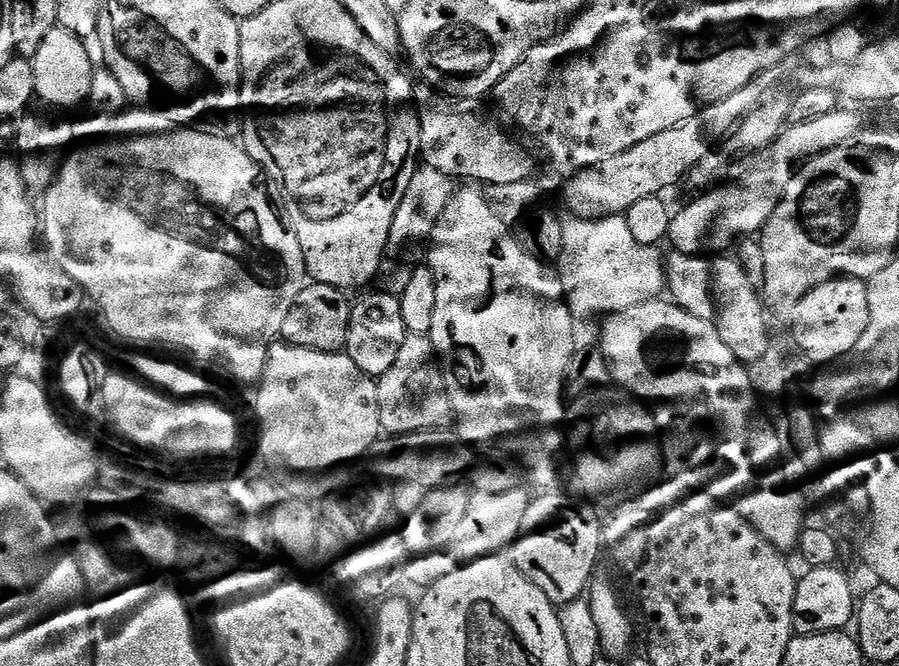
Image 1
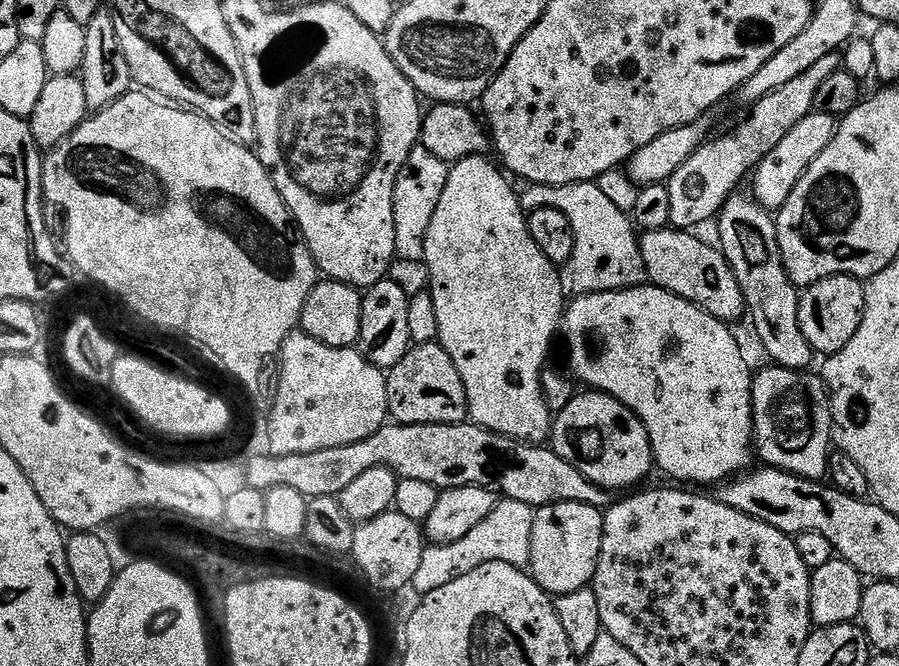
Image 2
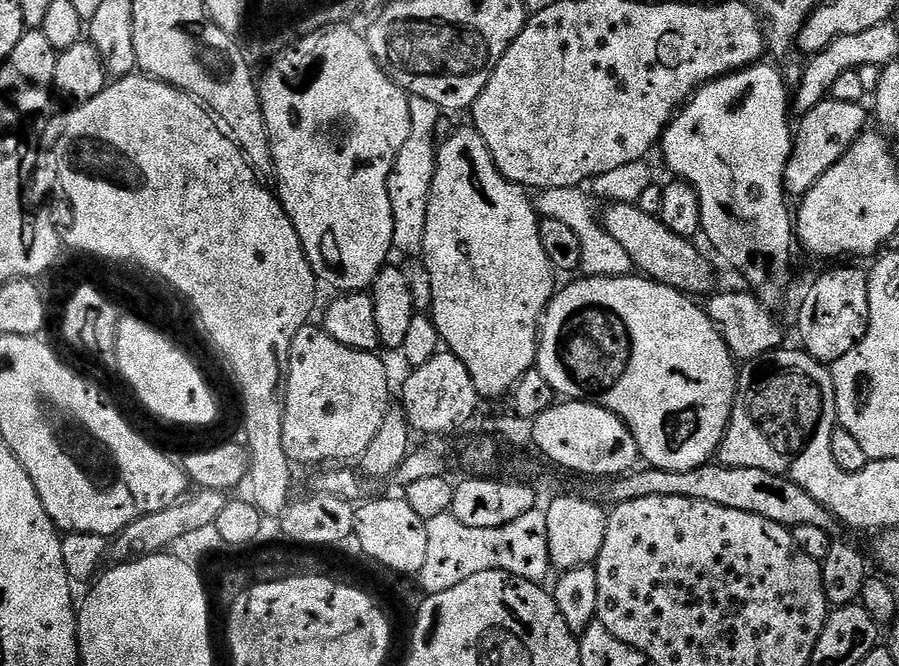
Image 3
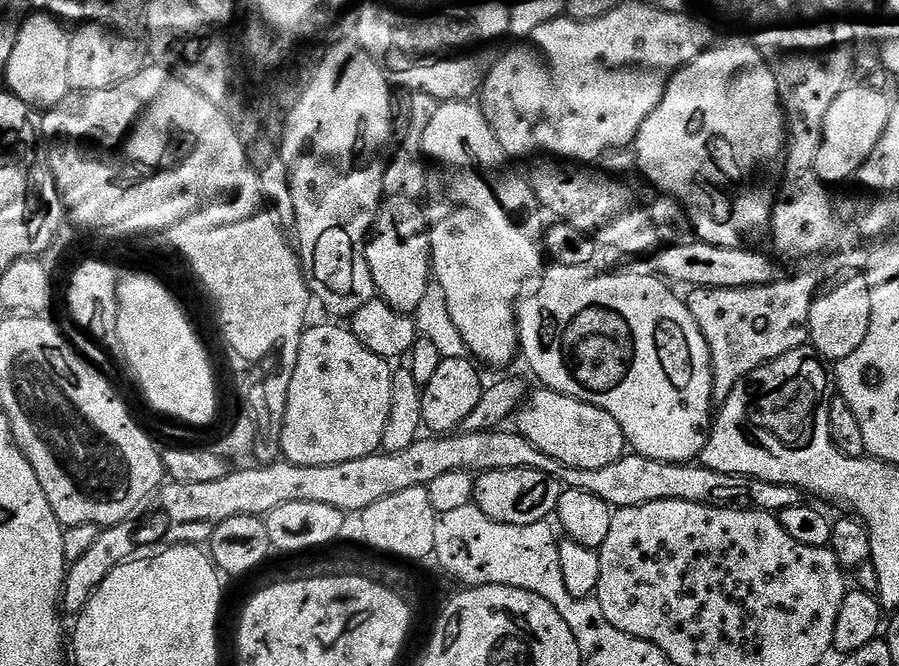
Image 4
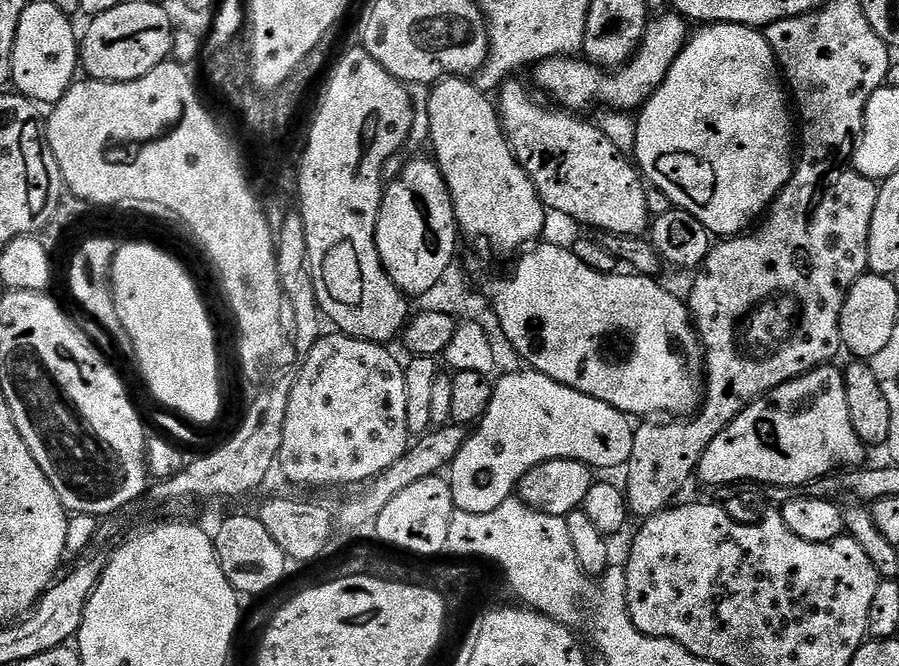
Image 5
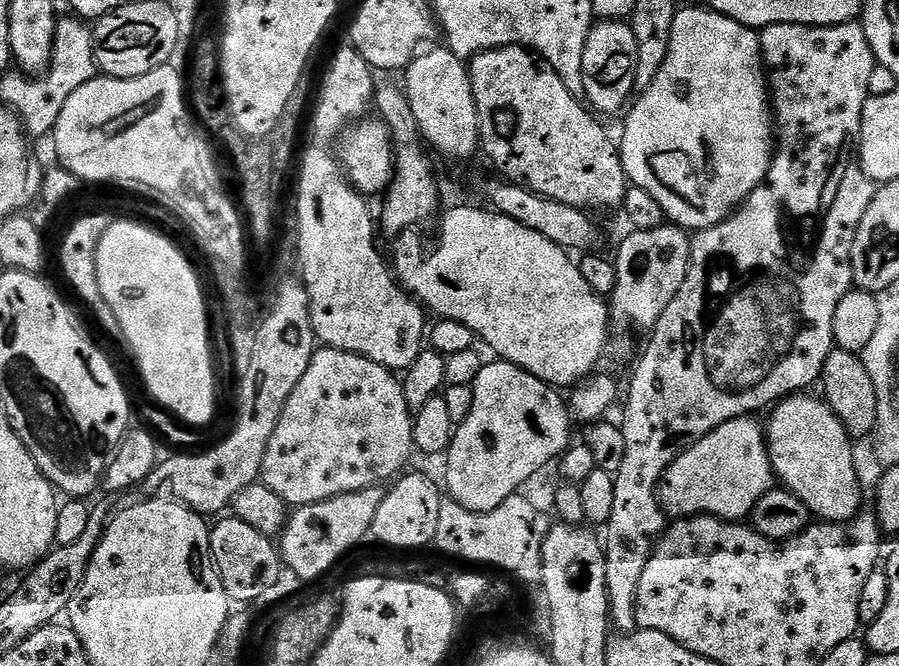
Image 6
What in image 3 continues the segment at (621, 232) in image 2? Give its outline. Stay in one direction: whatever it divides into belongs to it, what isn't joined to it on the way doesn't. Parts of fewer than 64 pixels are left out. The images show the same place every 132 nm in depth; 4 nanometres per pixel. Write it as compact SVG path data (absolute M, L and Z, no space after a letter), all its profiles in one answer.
M583 187L545 188L535 197L537 213L541 217L566 222L574 234L578 234L578 243L582 245L582 258L579 271L584 276L626 276L633 271L634 265L630 254L604 228L598 212L592 209L593 197Z

